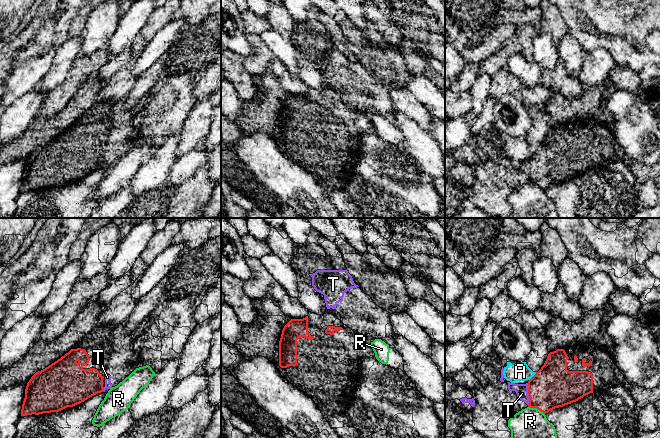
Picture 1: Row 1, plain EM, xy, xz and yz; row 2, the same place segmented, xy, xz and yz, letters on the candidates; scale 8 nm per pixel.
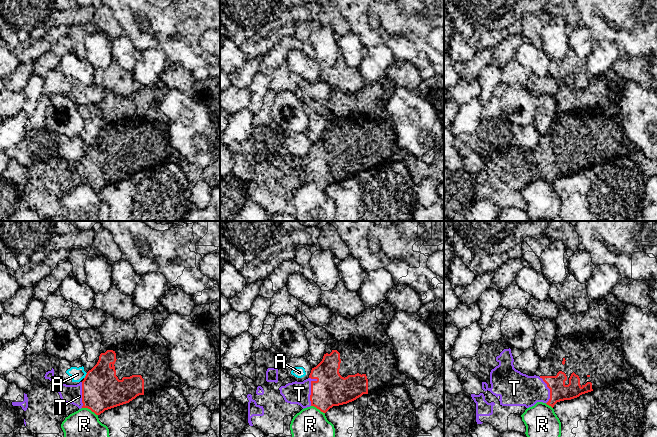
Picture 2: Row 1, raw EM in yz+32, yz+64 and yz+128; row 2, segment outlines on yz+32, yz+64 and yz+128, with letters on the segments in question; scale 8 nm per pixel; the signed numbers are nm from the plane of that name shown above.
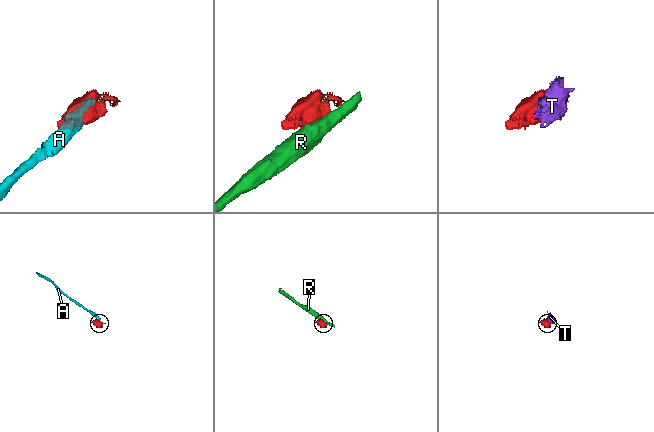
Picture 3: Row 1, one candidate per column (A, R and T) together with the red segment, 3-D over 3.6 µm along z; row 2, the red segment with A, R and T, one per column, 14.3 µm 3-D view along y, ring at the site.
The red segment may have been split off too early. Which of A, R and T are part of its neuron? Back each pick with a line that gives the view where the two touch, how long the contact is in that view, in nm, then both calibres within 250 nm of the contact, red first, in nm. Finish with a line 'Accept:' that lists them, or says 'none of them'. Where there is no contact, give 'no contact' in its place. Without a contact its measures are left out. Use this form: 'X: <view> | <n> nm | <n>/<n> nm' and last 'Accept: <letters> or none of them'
Accept: none of them

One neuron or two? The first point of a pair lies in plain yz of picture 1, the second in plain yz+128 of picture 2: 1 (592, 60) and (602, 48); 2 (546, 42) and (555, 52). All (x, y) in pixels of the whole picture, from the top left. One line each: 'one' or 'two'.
1: one
2: one

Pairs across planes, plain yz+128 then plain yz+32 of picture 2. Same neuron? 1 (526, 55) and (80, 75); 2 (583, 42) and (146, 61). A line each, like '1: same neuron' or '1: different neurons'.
1: same neuron
2: different neurons

